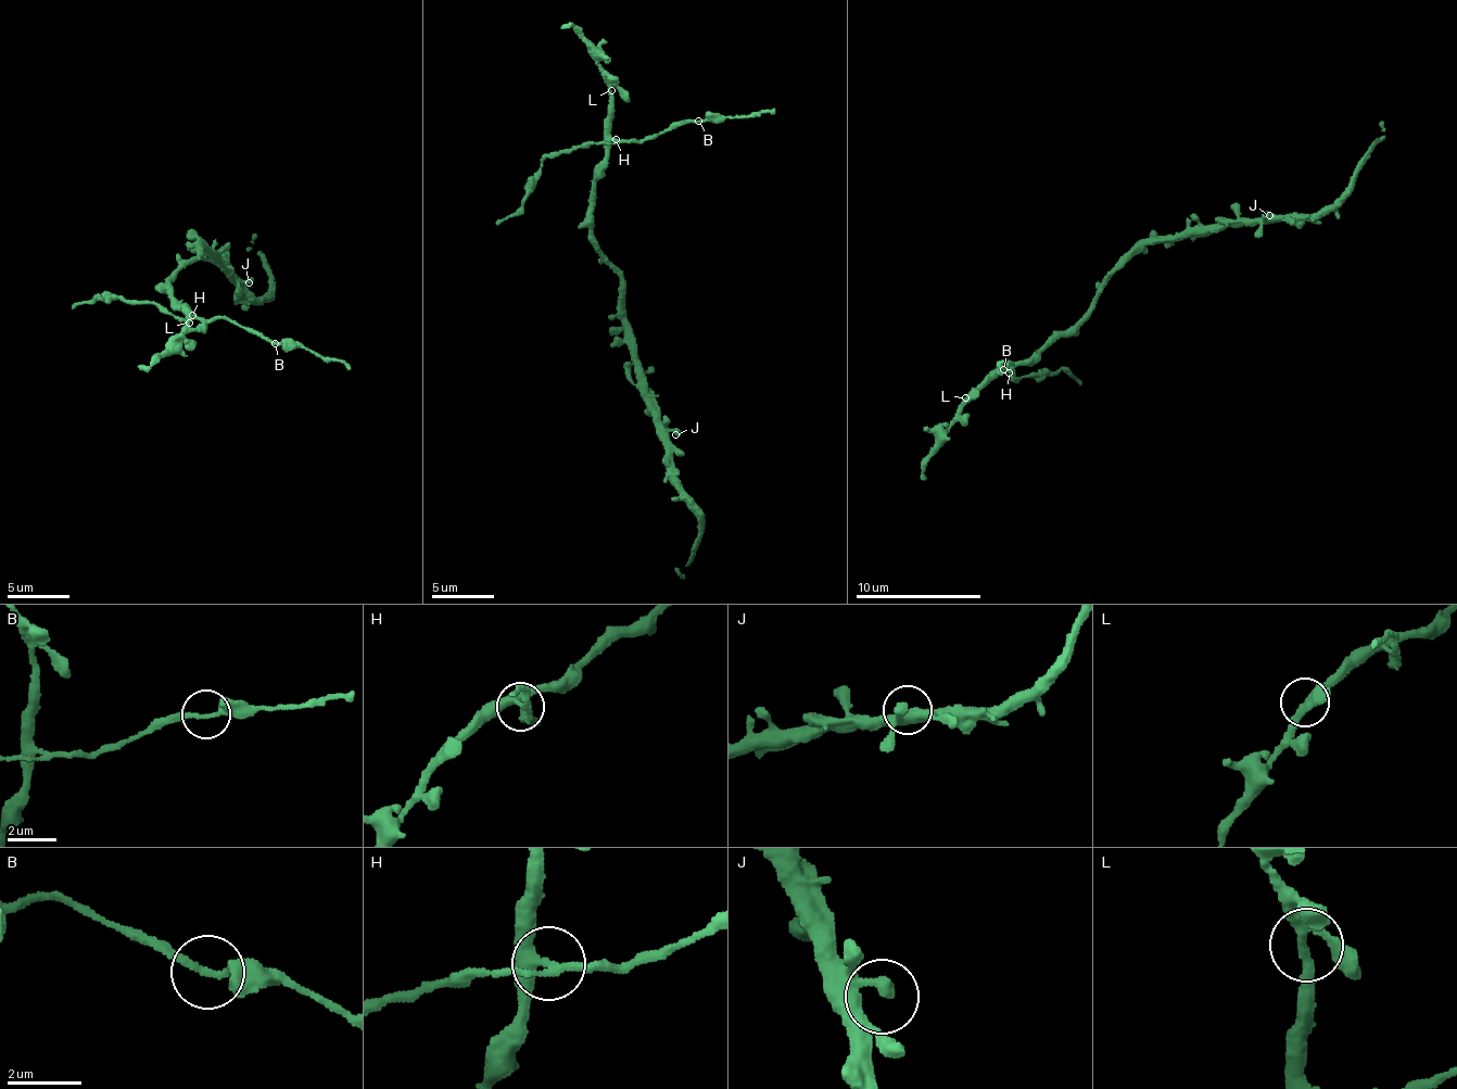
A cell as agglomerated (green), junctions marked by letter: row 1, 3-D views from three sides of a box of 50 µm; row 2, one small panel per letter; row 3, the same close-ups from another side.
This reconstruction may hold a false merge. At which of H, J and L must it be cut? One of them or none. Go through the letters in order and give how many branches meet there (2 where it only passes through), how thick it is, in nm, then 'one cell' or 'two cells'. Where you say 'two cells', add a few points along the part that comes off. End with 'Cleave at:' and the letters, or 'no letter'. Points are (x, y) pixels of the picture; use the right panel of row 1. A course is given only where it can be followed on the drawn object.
H: 4 | 240 nm | two cells
J: 2 | 240 nm | one cell
L: 3 | 220 nm | one cell
Cleave at: H

